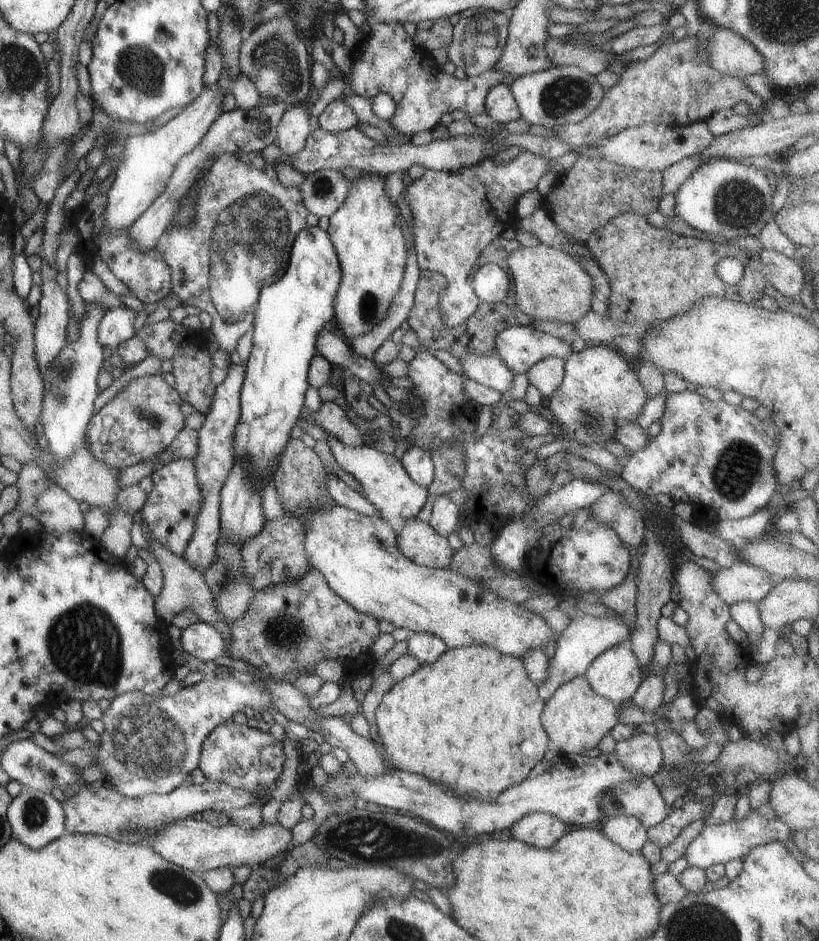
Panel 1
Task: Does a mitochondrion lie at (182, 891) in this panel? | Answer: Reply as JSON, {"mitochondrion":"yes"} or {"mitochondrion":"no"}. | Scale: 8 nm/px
{"mitochondrion":"yes"}

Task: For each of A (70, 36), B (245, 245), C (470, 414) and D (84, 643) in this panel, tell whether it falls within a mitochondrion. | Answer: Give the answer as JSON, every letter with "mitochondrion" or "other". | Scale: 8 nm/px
{"A":"other","B":"mitochondrion","C":"other","D":"mitochondrion"}

